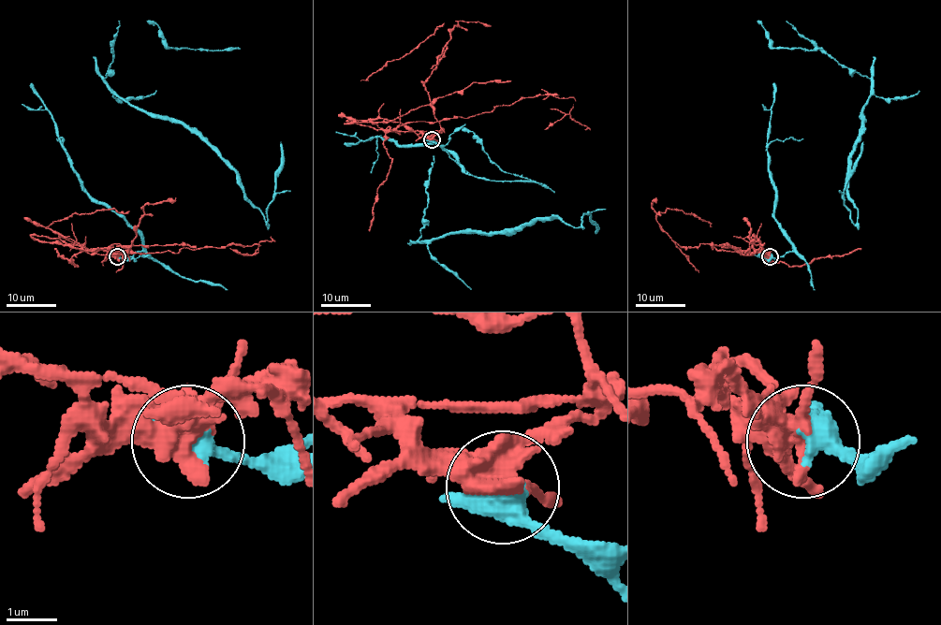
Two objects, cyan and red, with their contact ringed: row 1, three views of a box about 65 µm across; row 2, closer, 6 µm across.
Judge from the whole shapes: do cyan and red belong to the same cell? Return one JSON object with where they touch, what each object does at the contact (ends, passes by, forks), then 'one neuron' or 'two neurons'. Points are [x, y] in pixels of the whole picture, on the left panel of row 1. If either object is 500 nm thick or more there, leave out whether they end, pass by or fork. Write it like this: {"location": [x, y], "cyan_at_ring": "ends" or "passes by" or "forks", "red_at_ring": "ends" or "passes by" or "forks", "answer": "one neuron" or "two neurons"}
{"location": [117, 256], "cyan_at_ring": "passes by", "red_at_ring": "forks", "answer": "two neurons"}

